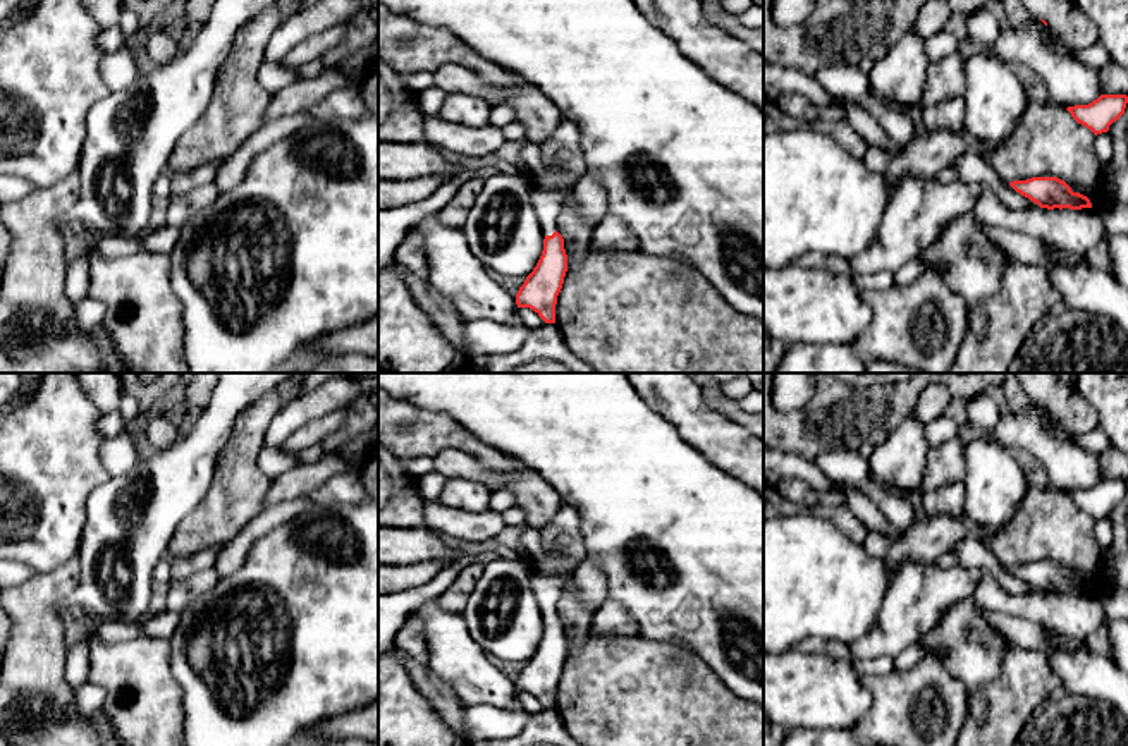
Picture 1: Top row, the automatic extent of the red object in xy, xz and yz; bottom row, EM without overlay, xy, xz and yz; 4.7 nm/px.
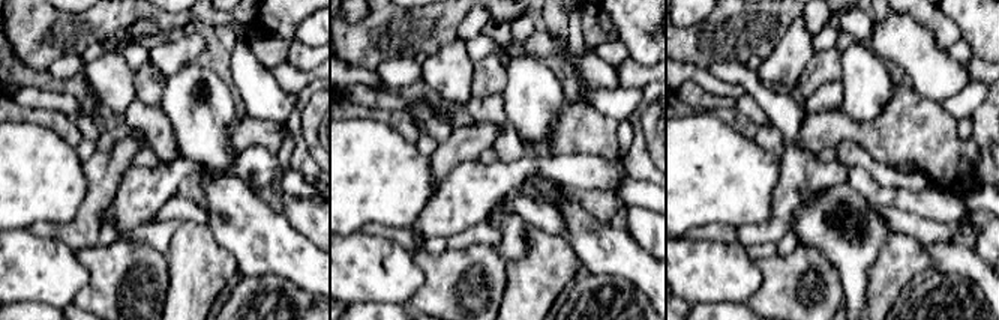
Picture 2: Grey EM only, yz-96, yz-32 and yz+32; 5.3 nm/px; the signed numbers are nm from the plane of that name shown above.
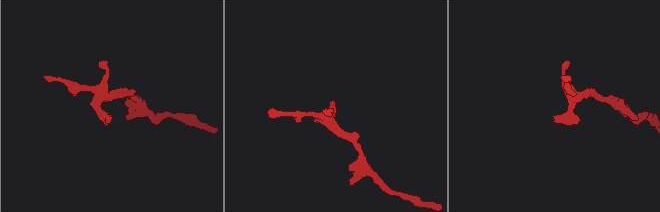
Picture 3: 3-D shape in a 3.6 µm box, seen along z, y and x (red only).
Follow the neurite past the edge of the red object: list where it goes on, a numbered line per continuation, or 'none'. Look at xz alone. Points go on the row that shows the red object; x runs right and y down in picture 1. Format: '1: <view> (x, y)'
1: xz (563, 152)

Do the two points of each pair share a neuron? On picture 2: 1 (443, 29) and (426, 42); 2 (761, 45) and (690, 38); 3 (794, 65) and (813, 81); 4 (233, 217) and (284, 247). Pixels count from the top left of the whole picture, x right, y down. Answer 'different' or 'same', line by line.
1: same
2: same
3: different
4: same

